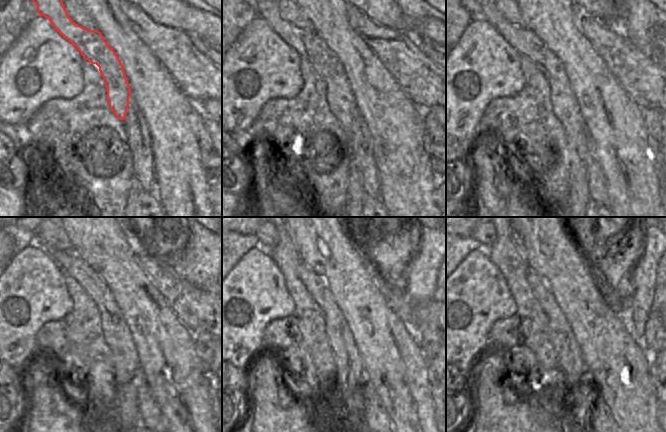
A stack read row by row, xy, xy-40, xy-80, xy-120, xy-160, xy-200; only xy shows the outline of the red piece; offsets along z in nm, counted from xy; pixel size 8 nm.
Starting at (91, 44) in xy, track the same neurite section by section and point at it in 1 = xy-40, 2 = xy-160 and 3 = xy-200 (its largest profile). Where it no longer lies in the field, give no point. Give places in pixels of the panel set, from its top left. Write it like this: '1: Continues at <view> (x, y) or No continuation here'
1: Continues at xy-40 (341, 101)
2: Continues at xy-160 (349, 375)
3: Continues at xy-200 (574, 377).

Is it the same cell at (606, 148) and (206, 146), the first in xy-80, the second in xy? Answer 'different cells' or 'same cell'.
different cells

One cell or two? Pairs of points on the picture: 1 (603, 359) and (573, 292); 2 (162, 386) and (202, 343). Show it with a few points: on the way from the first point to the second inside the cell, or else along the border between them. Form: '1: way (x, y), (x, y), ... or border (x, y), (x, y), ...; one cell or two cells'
1: way (603, 342), (603, 336), (585, 309); one cell
2: border (192, 334), (196, 354), (206, 364); two cells

